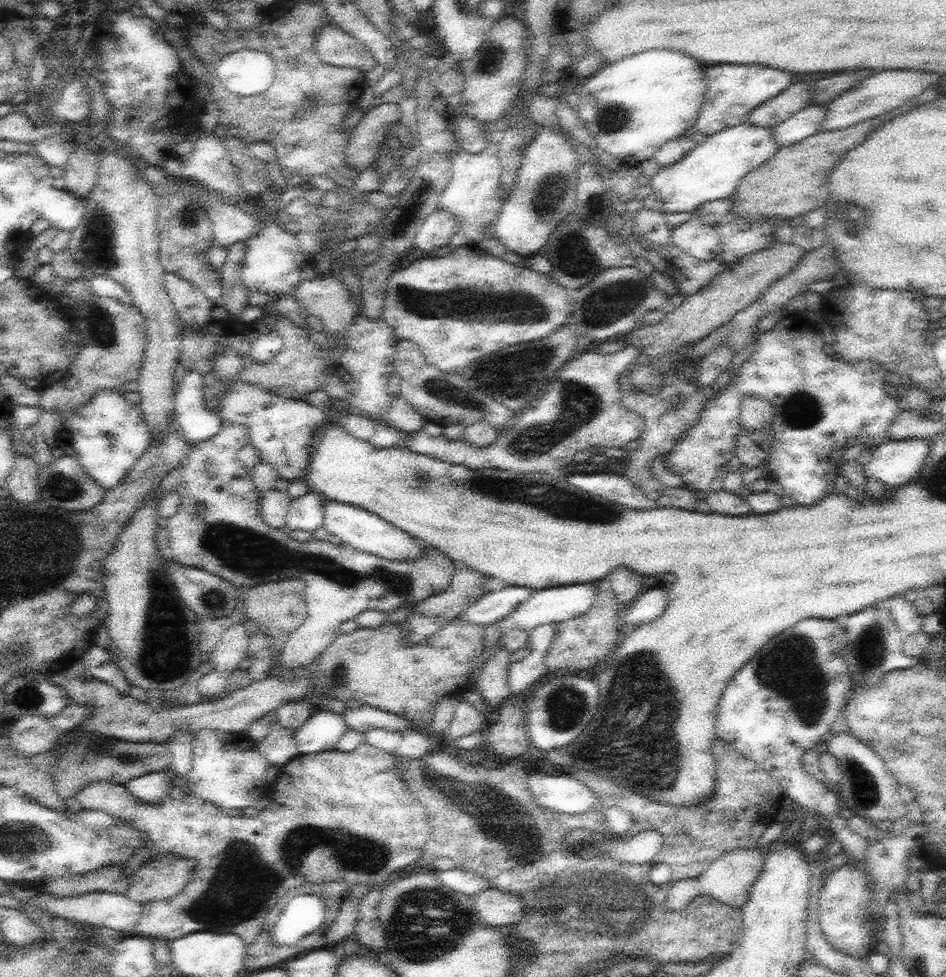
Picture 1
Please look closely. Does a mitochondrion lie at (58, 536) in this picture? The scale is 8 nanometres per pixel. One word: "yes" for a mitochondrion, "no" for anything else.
no

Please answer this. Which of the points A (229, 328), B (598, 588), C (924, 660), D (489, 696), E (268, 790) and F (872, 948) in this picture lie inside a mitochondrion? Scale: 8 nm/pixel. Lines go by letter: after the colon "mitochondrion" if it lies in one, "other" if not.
A: other
B: other
C: other
D: other
E: other
F: other

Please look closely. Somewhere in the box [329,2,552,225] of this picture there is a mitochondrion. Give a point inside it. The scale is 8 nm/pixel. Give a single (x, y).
(496, 52)

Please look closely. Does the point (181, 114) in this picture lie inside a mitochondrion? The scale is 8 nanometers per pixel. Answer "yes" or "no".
no

